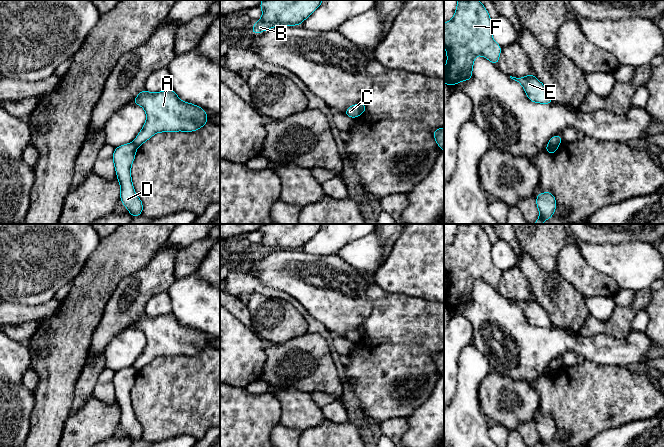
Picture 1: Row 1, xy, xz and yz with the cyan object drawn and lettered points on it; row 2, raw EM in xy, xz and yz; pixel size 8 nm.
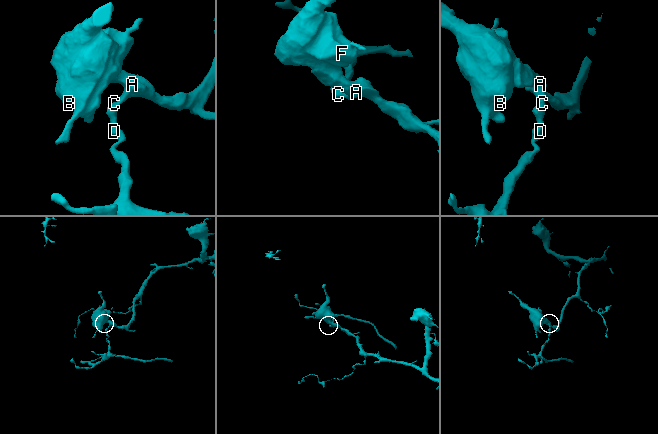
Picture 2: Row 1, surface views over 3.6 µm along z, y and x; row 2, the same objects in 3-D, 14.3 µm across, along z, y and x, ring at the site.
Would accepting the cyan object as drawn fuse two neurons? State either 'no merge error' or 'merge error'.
merge error

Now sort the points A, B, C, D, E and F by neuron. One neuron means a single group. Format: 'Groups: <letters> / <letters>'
Groups: A B E F / C D

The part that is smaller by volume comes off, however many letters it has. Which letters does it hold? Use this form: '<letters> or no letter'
C, D

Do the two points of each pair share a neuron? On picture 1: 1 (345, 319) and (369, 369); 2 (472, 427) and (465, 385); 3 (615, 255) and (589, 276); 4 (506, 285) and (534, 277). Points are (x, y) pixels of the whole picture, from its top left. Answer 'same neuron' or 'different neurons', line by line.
1: different neurons
2: same neuron
3: different neurons
4: different neurons

